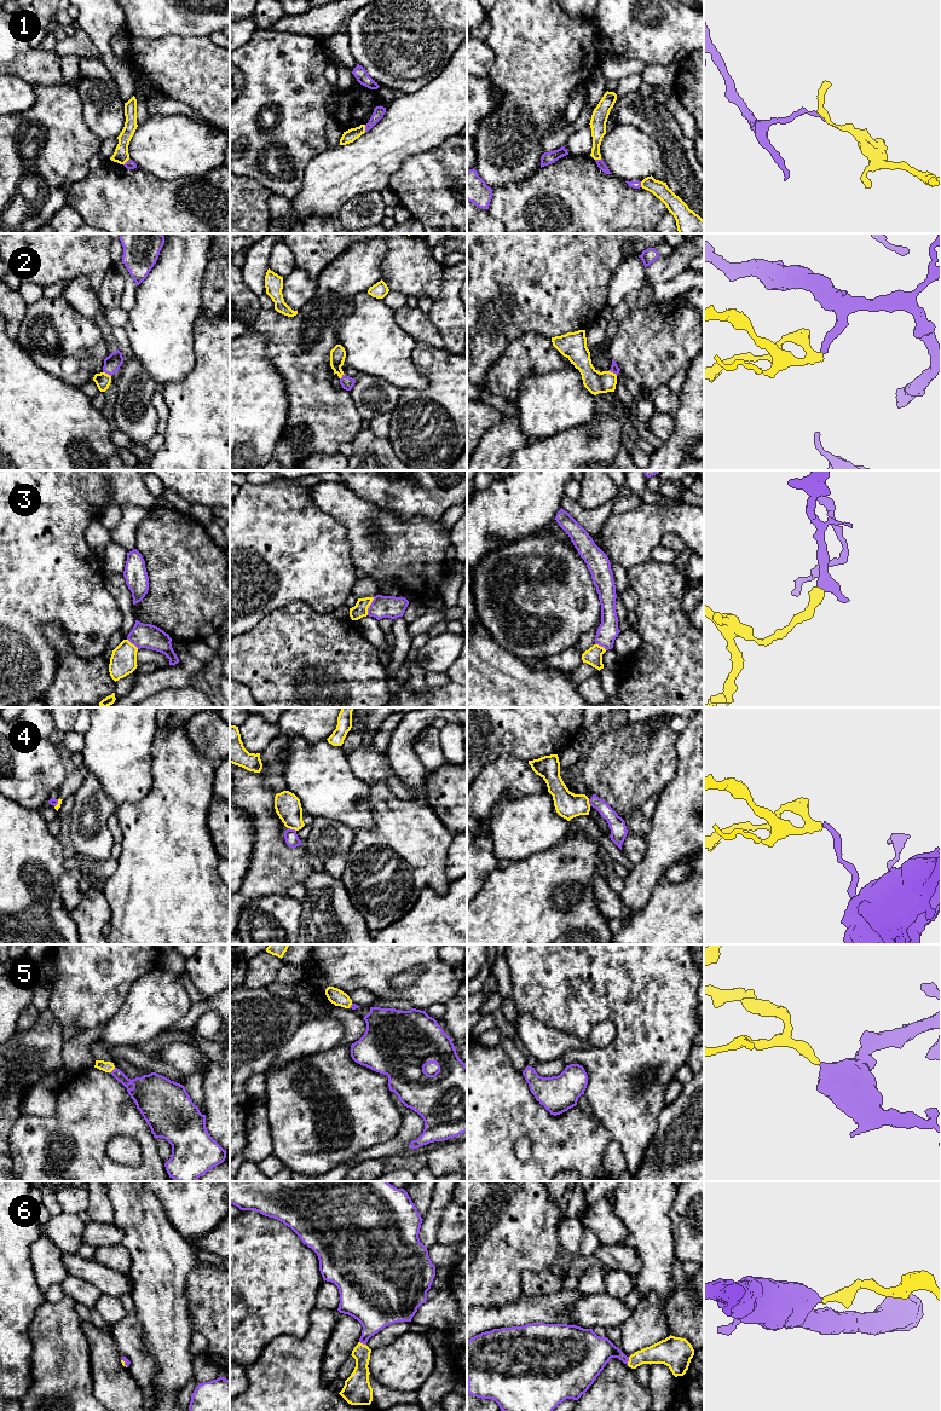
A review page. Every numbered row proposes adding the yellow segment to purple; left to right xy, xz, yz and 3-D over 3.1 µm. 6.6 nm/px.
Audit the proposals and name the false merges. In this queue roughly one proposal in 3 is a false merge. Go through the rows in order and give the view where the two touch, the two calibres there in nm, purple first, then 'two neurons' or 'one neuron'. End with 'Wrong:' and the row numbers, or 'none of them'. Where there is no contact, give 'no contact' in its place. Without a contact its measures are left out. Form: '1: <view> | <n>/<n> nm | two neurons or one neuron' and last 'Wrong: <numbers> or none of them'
1: xz | 80/90 nm | two neurons
2: xy | 110/100 nm | one neuron
3: xz | 150/100 nm | two neurons
4: xz | 90/170 nm | two neurons
5: xy | 180/80 nm | one neuron
6: yz | 240/160 nm | one neuron
Wrong: 1, 3, 4

